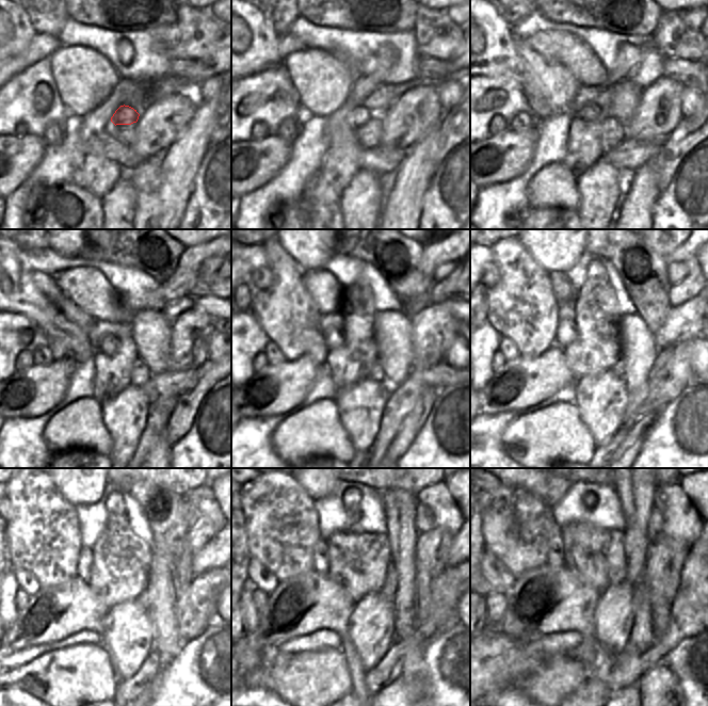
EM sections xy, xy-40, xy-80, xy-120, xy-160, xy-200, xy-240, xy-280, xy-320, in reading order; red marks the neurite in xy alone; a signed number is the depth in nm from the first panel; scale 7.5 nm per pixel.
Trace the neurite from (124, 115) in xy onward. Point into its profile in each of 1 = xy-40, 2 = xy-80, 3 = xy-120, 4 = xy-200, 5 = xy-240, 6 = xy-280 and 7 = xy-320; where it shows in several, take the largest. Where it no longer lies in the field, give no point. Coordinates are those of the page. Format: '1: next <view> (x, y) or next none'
1: next xy-40 (359, 115)
2: next xy-80 (582, 105)
3: next xy-120 (102, 336)
4: next xy-200 (566, 334)
5: next xy-240 (84, 565)
6: next xy-280 (320, 551)
7: next xy-320 (556, 558)

